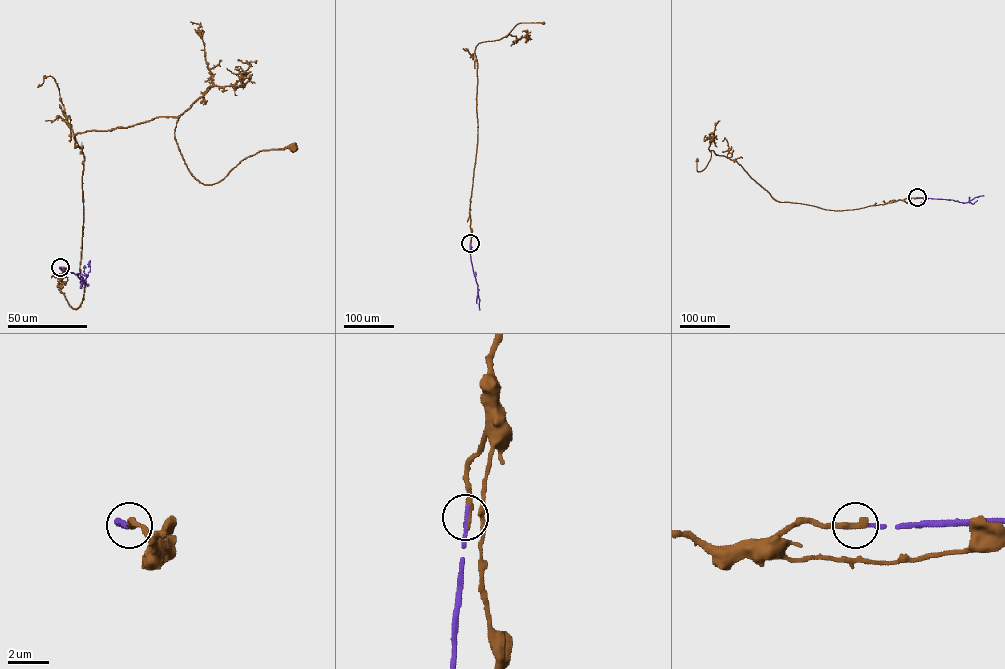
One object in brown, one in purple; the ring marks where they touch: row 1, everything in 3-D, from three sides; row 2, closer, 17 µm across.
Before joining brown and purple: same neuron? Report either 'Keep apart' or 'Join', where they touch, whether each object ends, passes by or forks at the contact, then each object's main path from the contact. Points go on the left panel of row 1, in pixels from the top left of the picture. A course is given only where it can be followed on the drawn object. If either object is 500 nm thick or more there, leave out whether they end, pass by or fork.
Join. Place: (60, 267). At the ring brown ends. At the ring purple ends. Course of brown: (60, 267), (59, 289), (77, 309), (77, 133), (176, 117), (178, 148), (205, 184), (260, 151), (293, 147). Course of purple: (60, 267), (81, 276), (85, 284), (90, 261)

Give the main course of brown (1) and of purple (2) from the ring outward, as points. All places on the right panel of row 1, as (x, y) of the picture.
1: (917, 197), (842, 210), (779, 202), (736, 160), (710, 150), (706, 166), (698, 171), (697, 160)
2: (917, 197), (966, 203), (984, 195)

